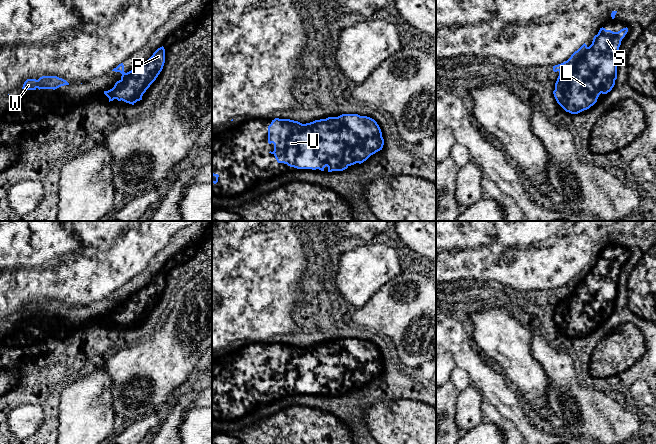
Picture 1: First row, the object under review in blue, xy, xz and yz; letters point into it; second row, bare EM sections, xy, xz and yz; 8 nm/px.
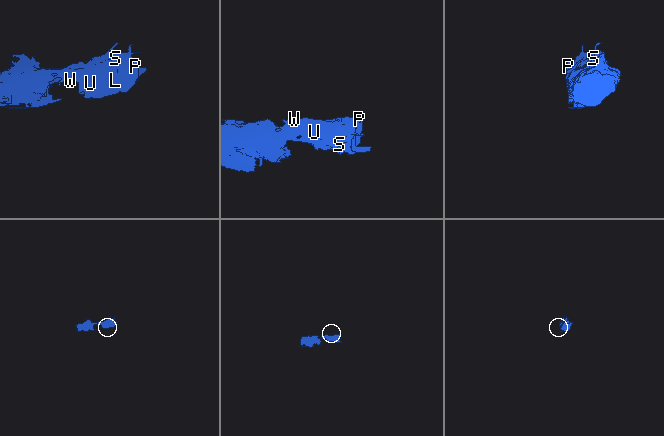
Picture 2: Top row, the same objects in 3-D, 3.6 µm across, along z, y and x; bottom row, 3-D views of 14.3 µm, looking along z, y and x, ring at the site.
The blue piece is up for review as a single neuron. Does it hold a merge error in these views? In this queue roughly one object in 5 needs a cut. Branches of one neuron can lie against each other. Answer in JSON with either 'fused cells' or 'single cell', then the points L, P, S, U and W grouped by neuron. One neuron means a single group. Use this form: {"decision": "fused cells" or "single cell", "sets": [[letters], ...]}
{"decision": "single cell", "sets": [["L", "P", "S", "U", "W"]]}

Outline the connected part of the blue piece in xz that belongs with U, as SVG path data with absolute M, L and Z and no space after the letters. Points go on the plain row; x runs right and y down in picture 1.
M342 338L338 341L302 348L290 343L275 342L268 350L268 367L274 368L273 378L278 387L297 393L343 395L356 387L363 387L382 374L384 363L377 346L367 340Z

